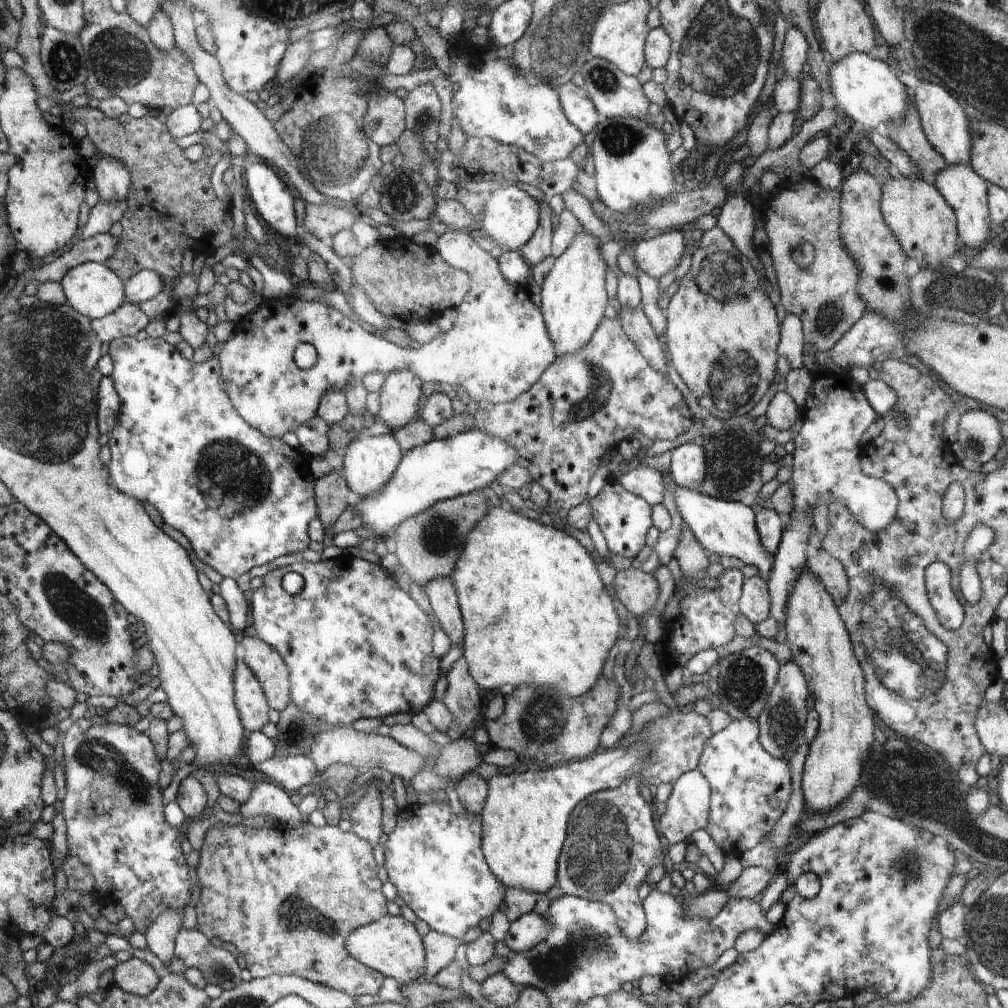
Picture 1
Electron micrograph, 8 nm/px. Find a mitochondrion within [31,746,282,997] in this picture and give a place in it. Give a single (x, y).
(222, 972)

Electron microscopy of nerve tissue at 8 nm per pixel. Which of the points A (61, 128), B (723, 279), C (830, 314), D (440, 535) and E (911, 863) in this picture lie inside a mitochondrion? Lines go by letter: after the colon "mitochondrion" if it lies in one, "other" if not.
A: other
B: mitochondrion
C: mitochondrion
D: mitochondrion
E: mitochondrion

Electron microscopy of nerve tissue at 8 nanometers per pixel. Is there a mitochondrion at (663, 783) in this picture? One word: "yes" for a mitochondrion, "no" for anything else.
no

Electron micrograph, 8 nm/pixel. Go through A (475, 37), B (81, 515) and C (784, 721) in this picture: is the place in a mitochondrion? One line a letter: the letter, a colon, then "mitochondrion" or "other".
A: other
B: other
C: mitochondrion

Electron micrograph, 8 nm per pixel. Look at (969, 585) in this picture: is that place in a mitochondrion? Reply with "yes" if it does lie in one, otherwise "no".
no

